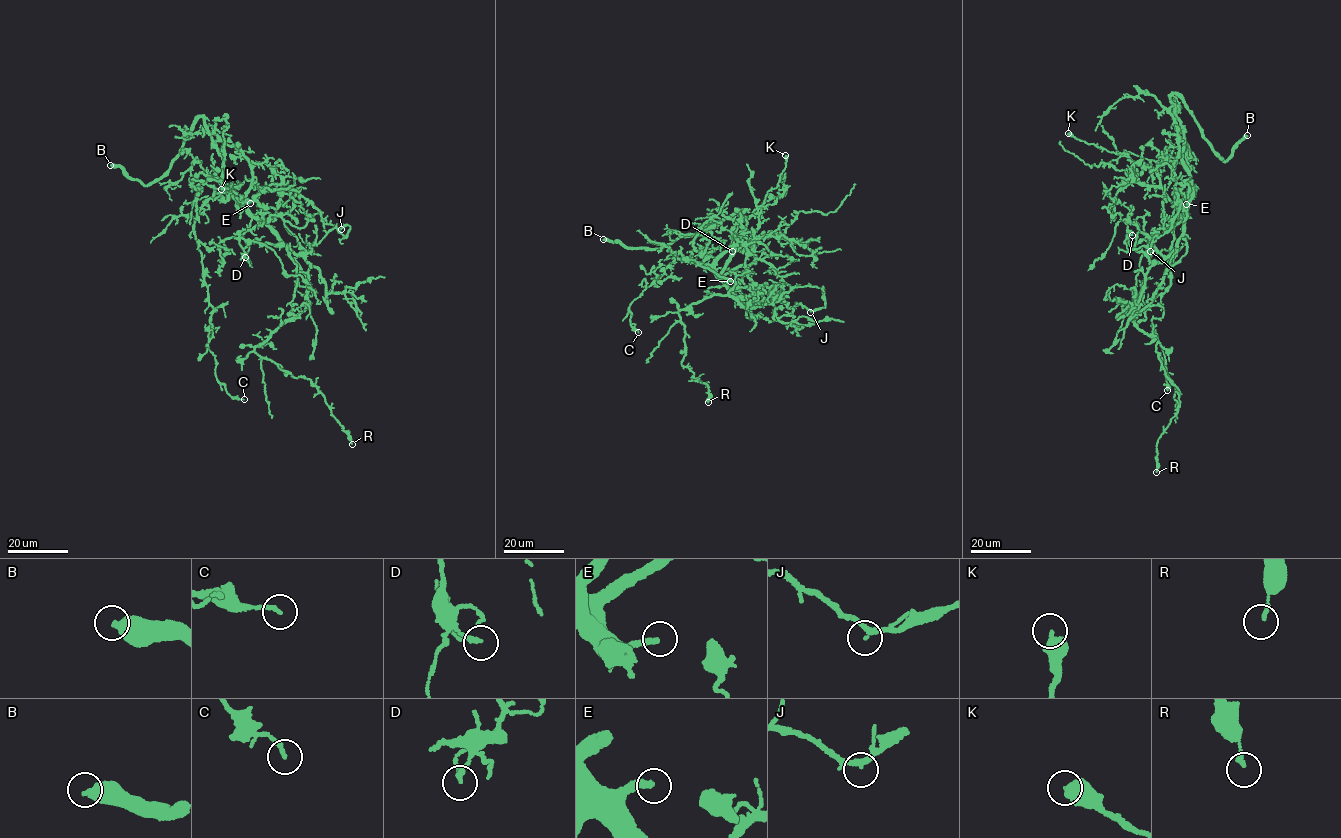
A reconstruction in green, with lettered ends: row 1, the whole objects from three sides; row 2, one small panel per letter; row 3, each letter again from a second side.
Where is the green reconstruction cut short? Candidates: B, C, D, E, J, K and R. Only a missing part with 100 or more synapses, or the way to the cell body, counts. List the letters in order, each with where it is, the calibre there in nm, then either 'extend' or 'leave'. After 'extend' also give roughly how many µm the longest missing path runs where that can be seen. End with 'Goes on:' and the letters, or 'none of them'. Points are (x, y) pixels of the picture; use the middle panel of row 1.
B: place (603, 239); calibre 500 nm; extend; missing 70 µm
C: place (638, 332); calibre 160 nm; leave
D: place (732, 251); calibre 170 nm; leave
E: place (730, 281); calibre 240 nm; extend; missing 90 µm
J: place (810, 312); calibre 190 nm; leave
K: place (785, 155); calibre 500 nm; leave
R: place (708, 402); calibre 170 nm; leave
Goes on: B, E

